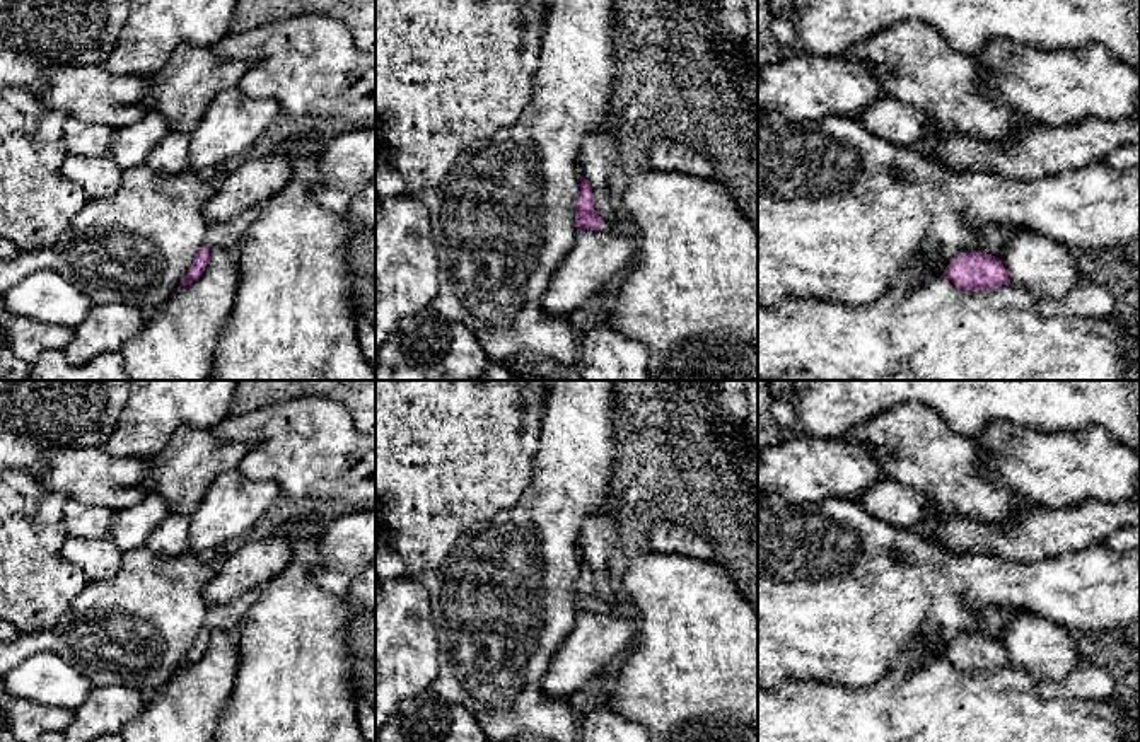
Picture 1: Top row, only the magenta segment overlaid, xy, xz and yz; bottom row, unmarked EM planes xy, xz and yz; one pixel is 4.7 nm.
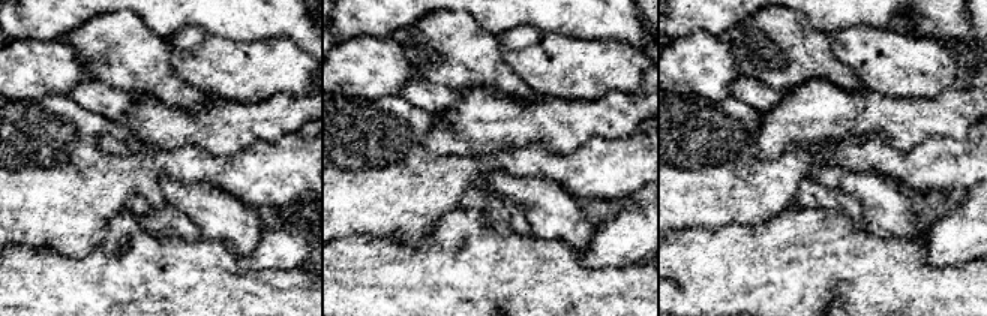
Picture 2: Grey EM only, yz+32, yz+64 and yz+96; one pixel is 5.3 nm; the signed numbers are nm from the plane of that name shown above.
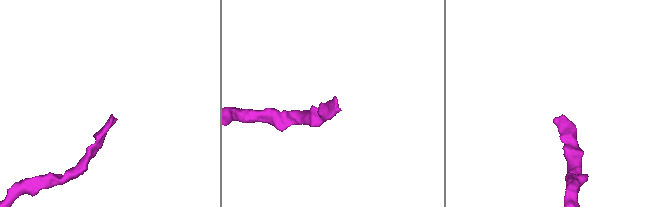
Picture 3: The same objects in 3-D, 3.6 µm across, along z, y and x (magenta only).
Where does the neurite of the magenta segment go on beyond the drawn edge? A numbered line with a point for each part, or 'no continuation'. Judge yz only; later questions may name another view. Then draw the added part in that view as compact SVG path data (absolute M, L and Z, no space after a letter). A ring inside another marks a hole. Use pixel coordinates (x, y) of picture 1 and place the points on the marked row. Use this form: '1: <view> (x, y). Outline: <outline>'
no continuation

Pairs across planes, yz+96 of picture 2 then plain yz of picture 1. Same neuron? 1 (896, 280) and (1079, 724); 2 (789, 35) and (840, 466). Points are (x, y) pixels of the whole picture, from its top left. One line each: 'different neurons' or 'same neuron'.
1: same neuron
2: different neurons

